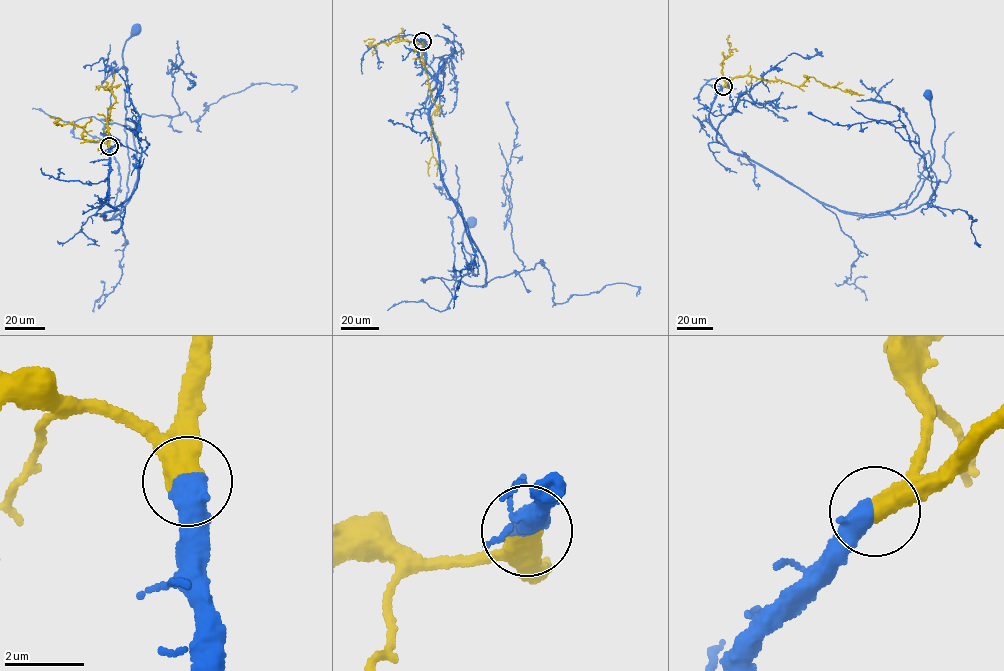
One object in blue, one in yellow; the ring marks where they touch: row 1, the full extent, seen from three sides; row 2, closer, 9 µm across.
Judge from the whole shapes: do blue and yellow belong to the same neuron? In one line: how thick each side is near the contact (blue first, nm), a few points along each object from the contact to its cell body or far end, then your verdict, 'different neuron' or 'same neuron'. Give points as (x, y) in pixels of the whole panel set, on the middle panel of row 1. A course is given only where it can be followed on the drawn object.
650/600 nm | blue via (422, 41), (425, 68), (439, 84), (429, 115), (440, 174), (475, 253), (475, 276), (462, 238), (472, 223) | yellow via (422, 42), (425, 73), (436, 107), (432, 114), (431, 132), (433, 156), (437, 164), (436, 176) | same neuron

